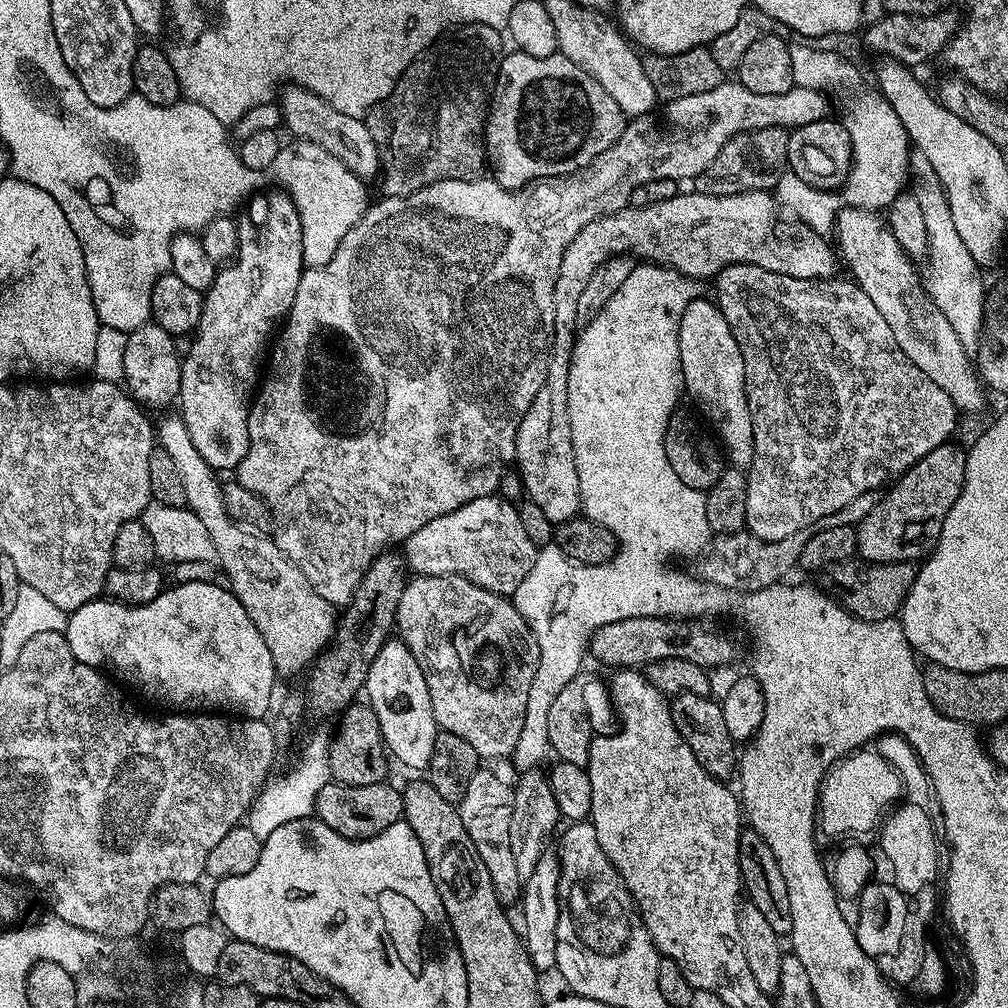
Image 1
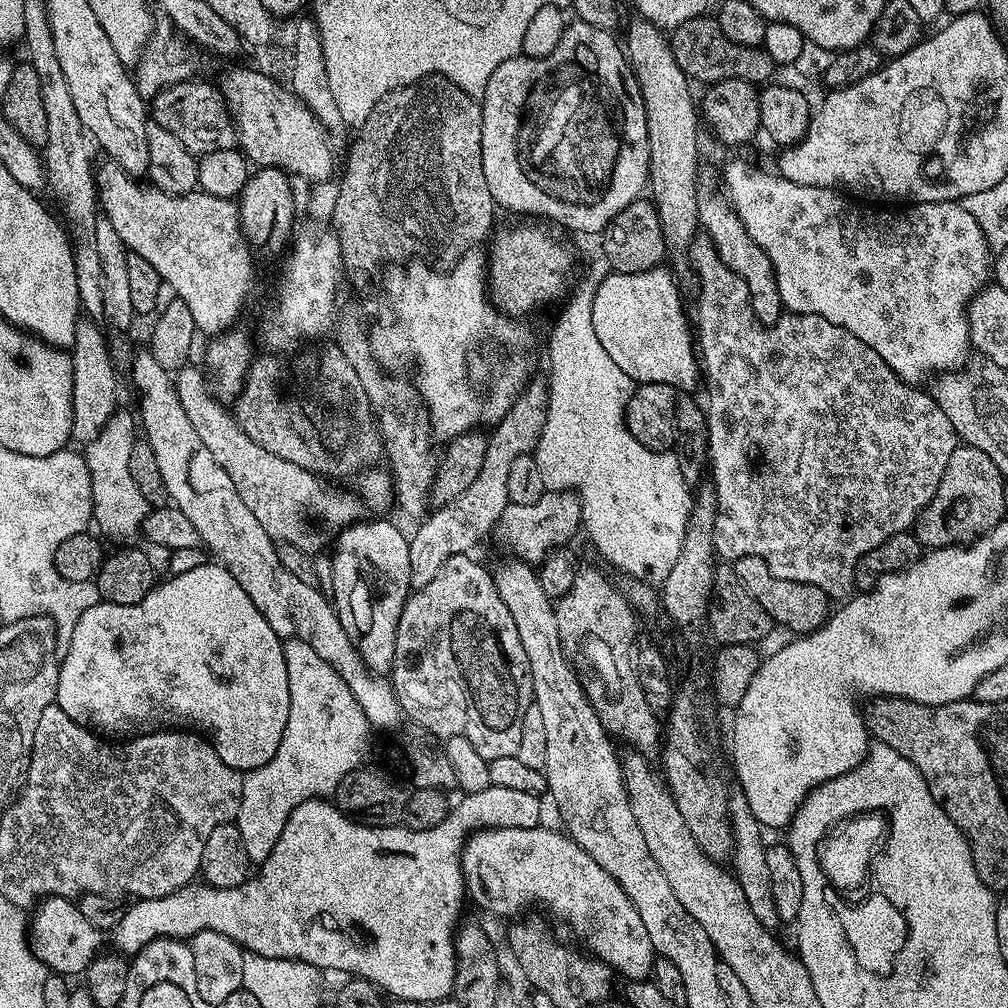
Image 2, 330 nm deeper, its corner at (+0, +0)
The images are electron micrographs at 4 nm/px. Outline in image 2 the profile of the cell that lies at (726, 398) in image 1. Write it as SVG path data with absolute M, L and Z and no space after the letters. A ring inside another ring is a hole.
M664 266L641 272L609 271L594 294L592 313L598 342L637 385L662 382L688 394L696 383L701 383L702 368L694 347L690 316L684 313L684 300L675 278Z

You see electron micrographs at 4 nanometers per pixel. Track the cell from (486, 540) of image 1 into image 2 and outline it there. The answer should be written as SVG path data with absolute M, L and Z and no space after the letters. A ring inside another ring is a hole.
M545 490L542 498L538 498L538 502L530 502L529 504L514 504L509 502L506 510L502 510L500 520L496 523L494 532L495 535L500 535L501 542L512 551L509 553L515 559L521 560L523 564L539 566L546 559L549 552L565 547L569 543L567 540L576 531L579 533L581 528L579 496L571 490Z

